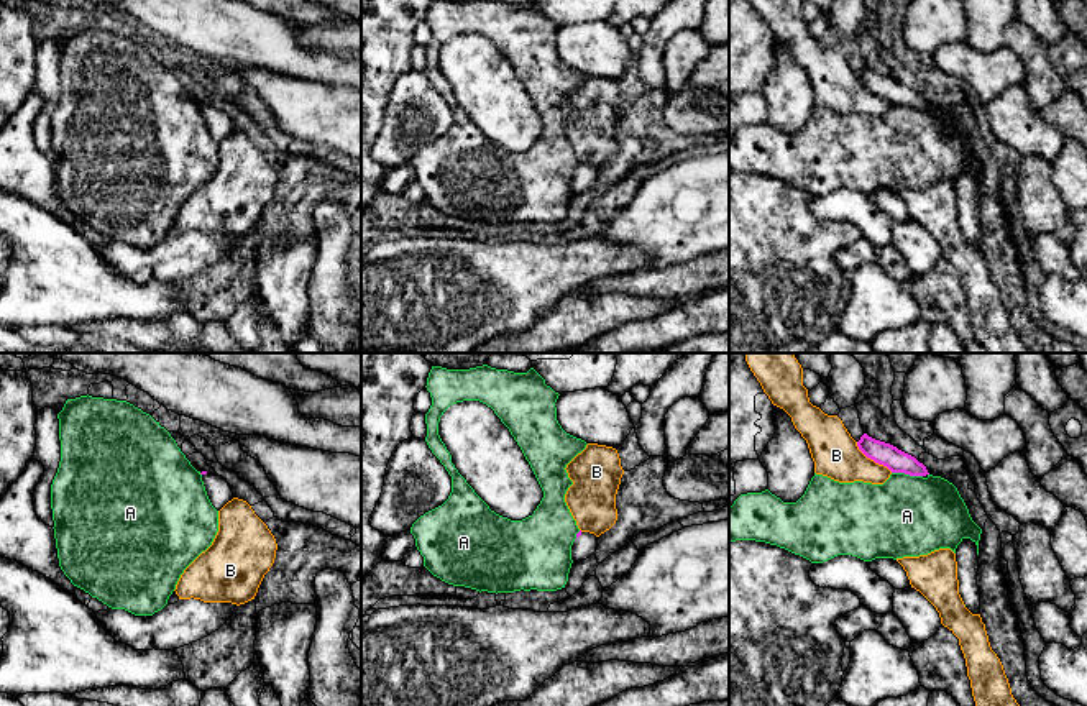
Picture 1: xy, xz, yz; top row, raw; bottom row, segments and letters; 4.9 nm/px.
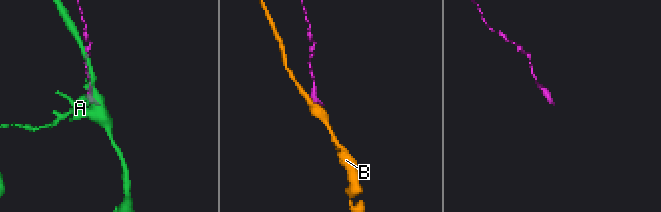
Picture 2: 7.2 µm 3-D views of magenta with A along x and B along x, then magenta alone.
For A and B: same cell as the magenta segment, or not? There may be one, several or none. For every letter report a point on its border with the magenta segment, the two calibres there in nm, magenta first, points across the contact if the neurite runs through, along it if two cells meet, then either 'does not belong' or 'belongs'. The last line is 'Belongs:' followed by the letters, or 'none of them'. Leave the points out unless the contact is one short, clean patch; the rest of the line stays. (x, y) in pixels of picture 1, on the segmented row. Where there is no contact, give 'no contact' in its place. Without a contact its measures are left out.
A: yz (907, 473) | 110/400 nm | does not belong
B: yz (872, 458) | 110/220 nm | does not belong
Belongs: none of them

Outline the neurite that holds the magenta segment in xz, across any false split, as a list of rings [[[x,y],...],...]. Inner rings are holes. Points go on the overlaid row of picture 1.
[[[580,530],[571,545],[571,560],[573,562],[586,560],[591,555],[594,555],[596,548],[598,548],[598,537],[594,534]]]

